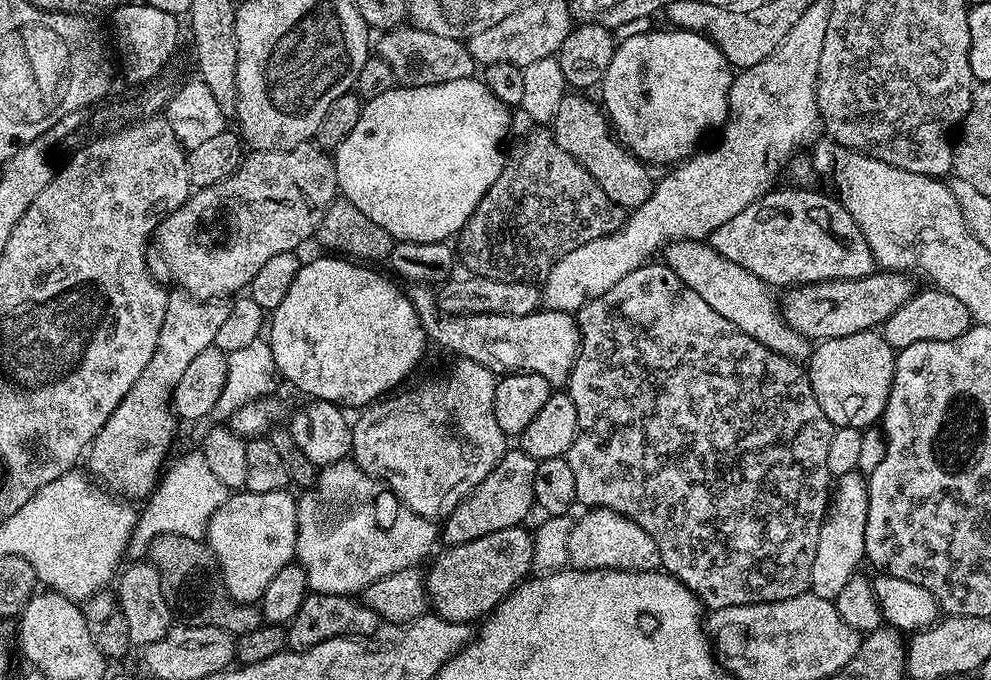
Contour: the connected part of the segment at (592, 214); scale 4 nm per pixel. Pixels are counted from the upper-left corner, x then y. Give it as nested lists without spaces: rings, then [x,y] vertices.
[[[532,130],[536,132],[528,132],[516,145],[513,146],[512,152],[507,153],[506,163],[502,174],[498,174],[498,178],[494,182],[494,186],[490,186],[490,190],[482,198],[482,202],[478,202],[478,206],[474,210],[474,214],[464,223],[463,232],[459,233],[460,248],[458,244],[458,256],[464,259],[464,264],[468,267],[469,273],[477,276],[485,276],[486,278],[494,278],[498,282],[522,282],[530,284],[533,282],[543,281],[544,277],[550,274],[550,270],[562,259],[566,254],[570,254],[570,250],[578,250],[578,246],[586,246],[586,242],[594,242],[594,238],[599,236],[609,236],[611,232],[618,231],[625,219],[625,209],[618,207],[614,202],[610,202],[610,198],[606,198],[606,194],[602,190],[602,186],[598,186],[598,182],[594,182],[594,178],[590,178],[590,174],[586,174],[584,167],[574,158],[570,158],[570,154],[566,154],[566,150],[562,150],[562,146],[558,146],[558,142],[553,138],[551,131],[548,130]]]

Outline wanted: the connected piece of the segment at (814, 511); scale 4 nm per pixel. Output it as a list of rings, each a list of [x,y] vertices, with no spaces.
[[[656,263],[643,264],[638,270],[626,274],[626,278],[622,278],[622,282],[614,282],[614,286],[610,286],[610,290],[606,290],[606,294],[591,300],[578,313],[580,353],[576,355],[576,361],[566,385],[568,397],[574,402],[574,410],[578,410],[578,426],[580,427],[566,457],[570,462],[570,470],[574,470],[577,501],[581,505],[584,503],[583,507],[588,510],[609,508],[626,518],[636,520],[638,526],[642,526],[642,530],[646,530],[646,534],[650,534],[650,538],[654,538],[654,546],[660,555],[663,571],[676,577],[677,580],[681,580],[696,595],[697,600],[705,609],[715,610],[726,606],[746,606],[747,604],[773,604],[779,600],[794,598],[798,594],[809,591],[812,587],[810,570],[814,570],[814,558],[818,554],[818,534],[830,499],[830,477],[826,466],[826,453],[830,450],[830,438],[834,431],[834,425],[830,422],[830,418],[826,418],[826,414],[822,414],[822,406],[818,406],[818,398],[814,398],[814,390],[808,380],[808,373],[797,361],[787,360],[782,354],[762,346],[762,342],[750,338],[750,334],[742,334],[742,330],[738,330],[738,326],[734,326],[734,322],[726,322],[726,318],[722,318],[722,314],[717,314],[704,299],[698,298],[698,294],[694,294],[694,290],[685,288],[683,282],[678,278],[678,274],[674,274],[674,270],[669,268],[667,263]]]

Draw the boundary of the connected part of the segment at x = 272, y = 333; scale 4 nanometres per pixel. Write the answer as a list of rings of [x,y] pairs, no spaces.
[[[324,254],[321,260],[309,264],[301,263],[286,298],[271,309],[266,341],[272,348],[276,371],[312,400],[328,400],[348,410],[363,409],[399,389],[399,384],[419,366],[424,356],[424,328],[407,291],[400,289],[395,279],[387,280],[372,268],[375,267],[332,254]]]

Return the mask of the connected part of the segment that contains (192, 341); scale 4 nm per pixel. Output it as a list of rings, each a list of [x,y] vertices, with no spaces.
[[[172,290],[168,294],[166,318],[162,324],[162,334],[150,366],[142,370],[138,382],[130,386],[126,398],[122,398],[118,414],[92,441],[92,447],[86,456],[86,464],[96,472],[109,472],[122,487],[130,492],[147,493],[158,482],[156,471],[164,464],[164,455],[172,444],[172,435],[176,432],[177,417],[170,407],[172,394],[186,366],[202,354],[202,350],[213,347],[218,329],[226,319],[229,305],[220,298],[197,298],[183,290]]]

